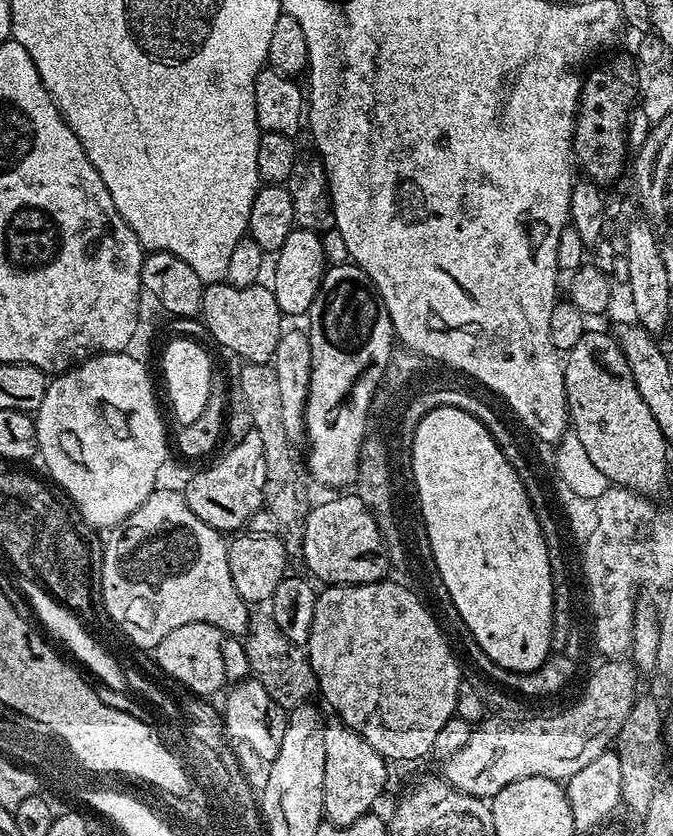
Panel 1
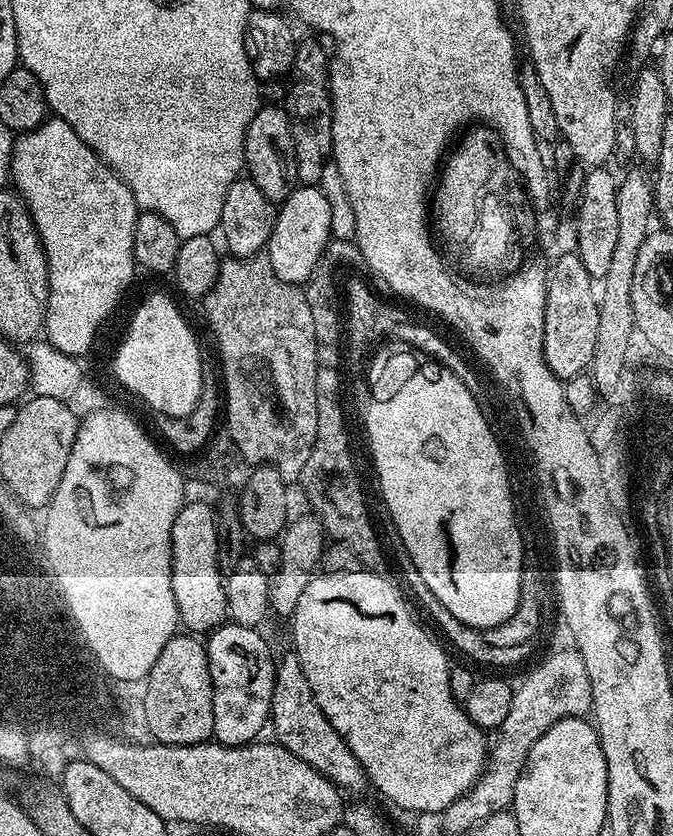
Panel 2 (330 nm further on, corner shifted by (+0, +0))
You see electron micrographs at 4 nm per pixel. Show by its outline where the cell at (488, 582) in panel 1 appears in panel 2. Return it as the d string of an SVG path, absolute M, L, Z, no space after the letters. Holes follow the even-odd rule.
M395 350L384 360L384 365L380 368L380 373L376 376L376 381L373 382L372 388L370 384L370 395L366 400L366 407L362 412L362 424L366 429L366 444L372 447L370 450L370 460L374 465L374 475L379 481L381 494L384 496L385 506L388 508L390 518L393 520L393 524L396 527L398 534L401 536L401 542L405 544L405 549L408 551L409 558L411 558L413 565L417 568L418 573L422 576L422 581L426 582L426 585L430 586L430 594L434 594L435 598L438 598L438 602L442 604L453 615L454 618L460 623L464 623L466 627L470 627L475 630L483 630L485 628L493 628L498 626L502 622L506 622L510 618L510 614L514 614L514 605L516 604L516 598L514 598L514 568L516 568L516 562L508 560L506 558L506 548L508 548L508 540L506 540L506 530L508 530L508 492L500 492L500 468L492 468L492 436L490 438L484 438L484 420L476 420L476 412L468 412L468 396L460 396L460 387L454 386L454 381L451 378L446 378L446 373L439 372L436 369L436 364L427 364L425 360L420 360L420 356L411 356L407 350Z

